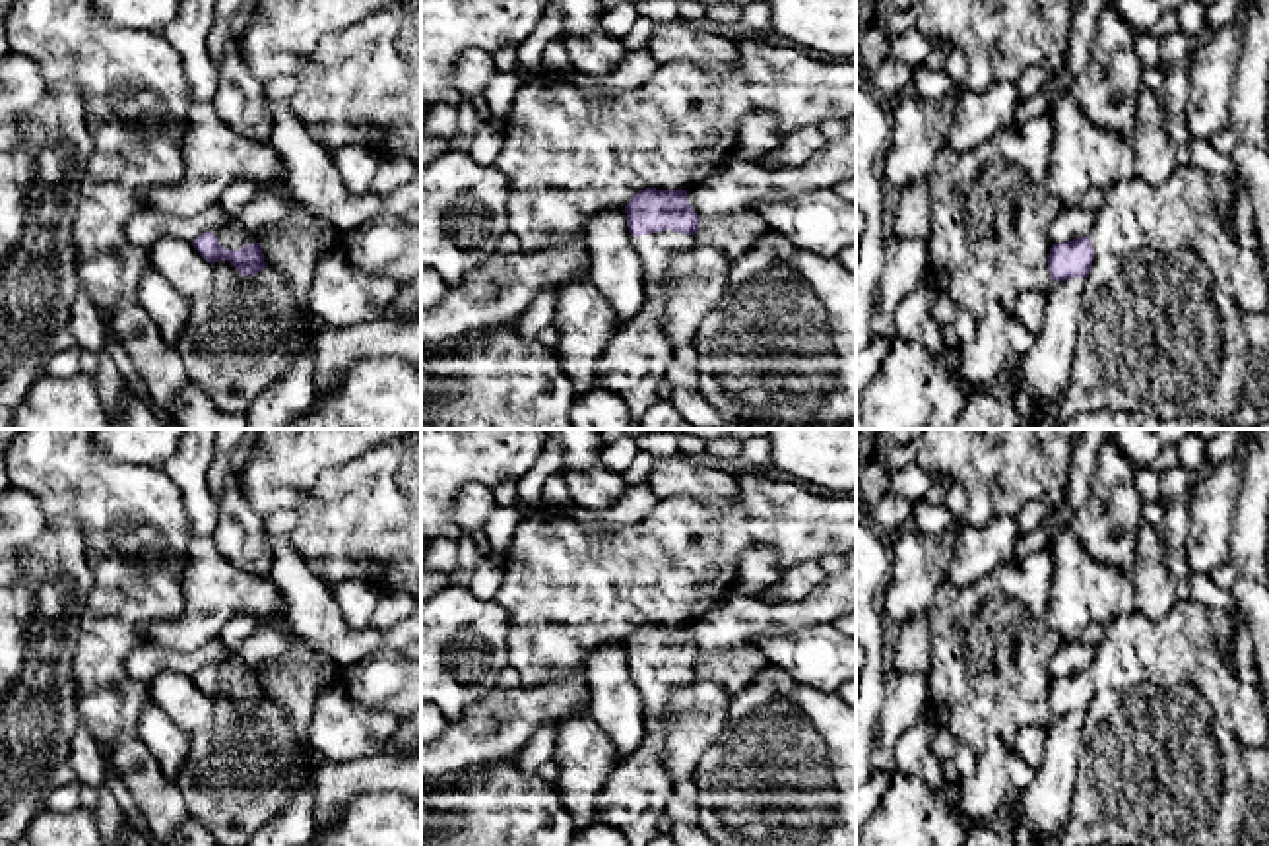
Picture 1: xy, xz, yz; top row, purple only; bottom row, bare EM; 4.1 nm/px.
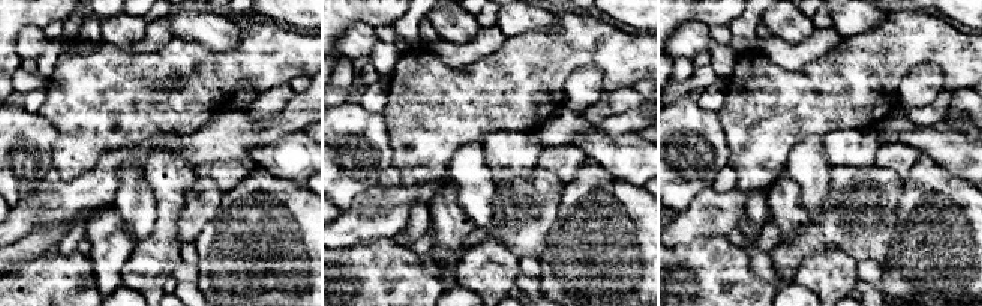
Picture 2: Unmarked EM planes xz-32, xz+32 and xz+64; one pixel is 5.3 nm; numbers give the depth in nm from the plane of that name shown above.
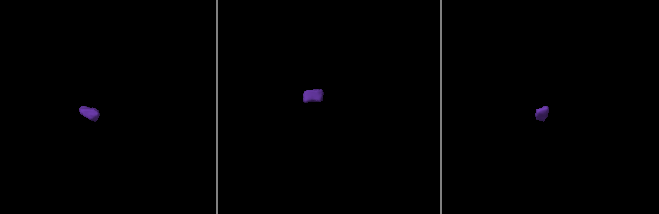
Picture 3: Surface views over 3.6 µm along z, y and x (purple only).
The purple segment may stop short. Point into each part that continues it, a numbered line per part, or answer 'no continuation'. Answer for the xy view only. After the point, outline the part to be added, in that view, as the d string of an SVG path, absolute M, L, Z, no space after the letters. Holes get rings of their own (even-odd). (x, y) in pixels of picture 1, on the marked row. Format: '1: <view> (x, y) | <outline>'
1: xy (233, 237) | M231 217L231 225L223 229L212 231L219 244L227 250L241 250L248 241L246 229L241 225L237 217Z

